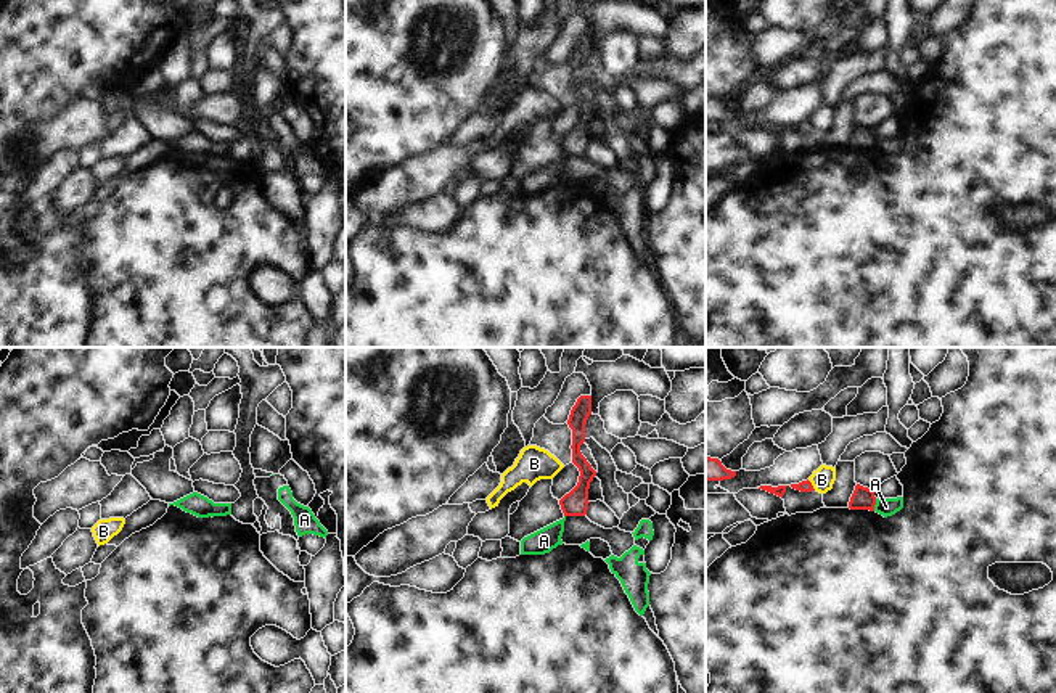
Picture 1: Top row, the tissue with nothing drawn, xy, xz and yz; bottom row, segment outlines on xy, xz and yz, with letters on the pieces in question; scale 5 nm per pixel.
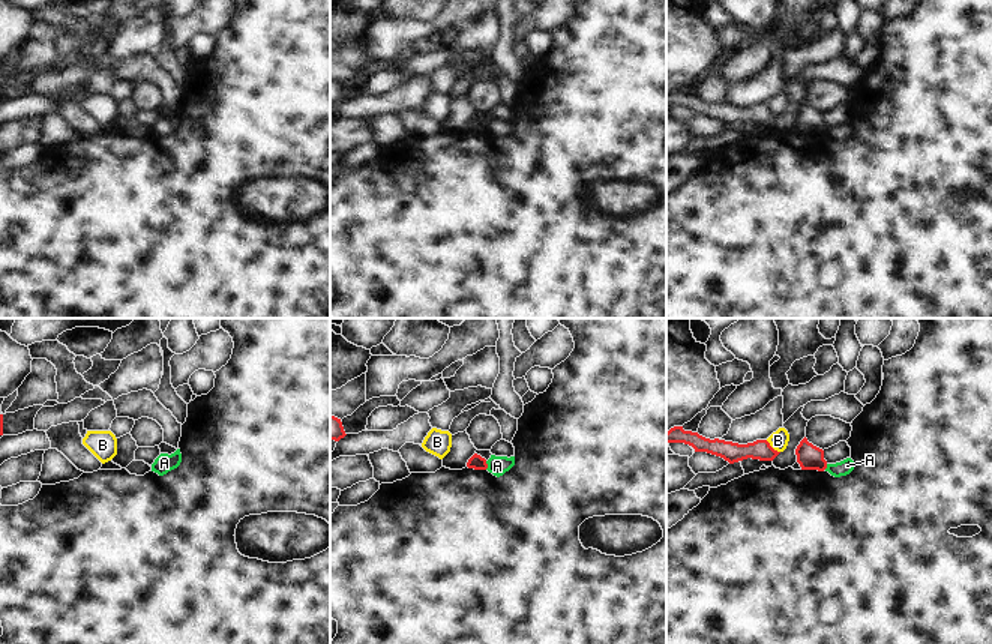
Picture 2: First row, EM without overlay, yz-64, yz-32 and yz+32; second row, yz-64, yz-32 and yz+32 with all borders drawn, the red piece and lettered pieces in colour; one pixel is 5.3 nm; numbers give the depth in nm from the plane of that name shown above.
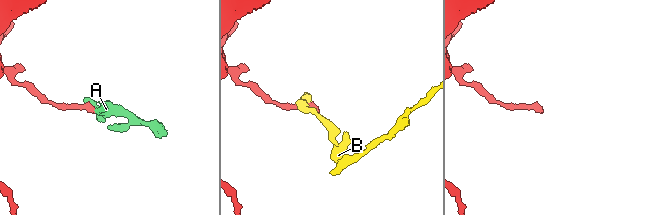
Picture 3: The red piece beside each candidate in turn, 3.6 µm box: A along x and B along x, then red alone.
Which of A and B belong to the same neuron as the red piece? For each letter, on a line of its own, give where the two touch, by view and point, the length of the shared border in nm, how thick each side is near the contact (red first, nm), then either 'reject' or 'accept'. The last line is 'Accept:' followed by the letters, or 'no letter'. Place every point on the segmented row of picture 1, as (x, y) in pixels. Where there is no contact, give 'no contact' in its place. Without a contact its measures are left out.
A: contact yz (875, 504); length 70 nm; calibres 110 and 90 nm; reject
B: contact yz (810, 484); length 70 nm; calibres 60 and 120 nm; reject
Accept: no letter

